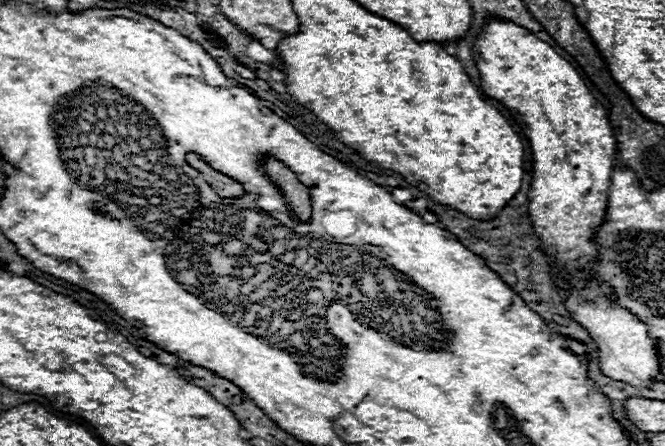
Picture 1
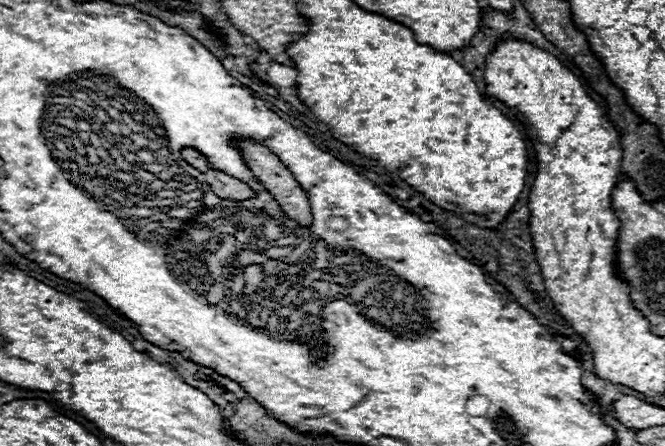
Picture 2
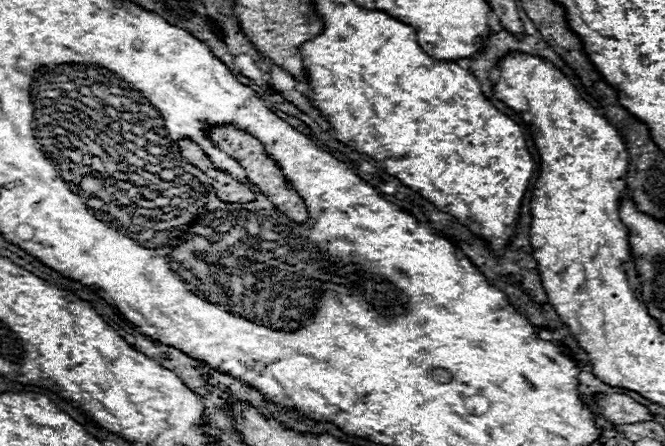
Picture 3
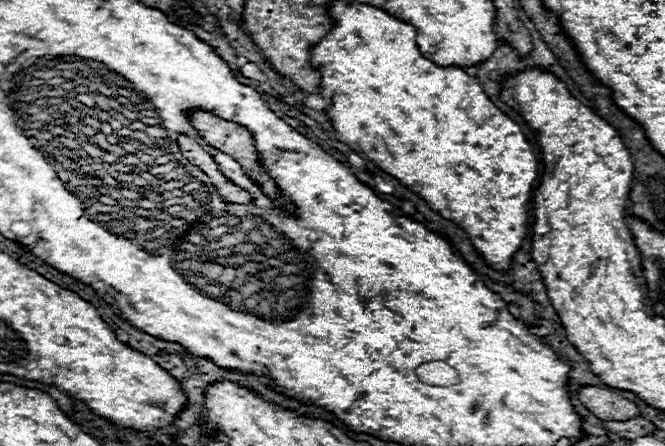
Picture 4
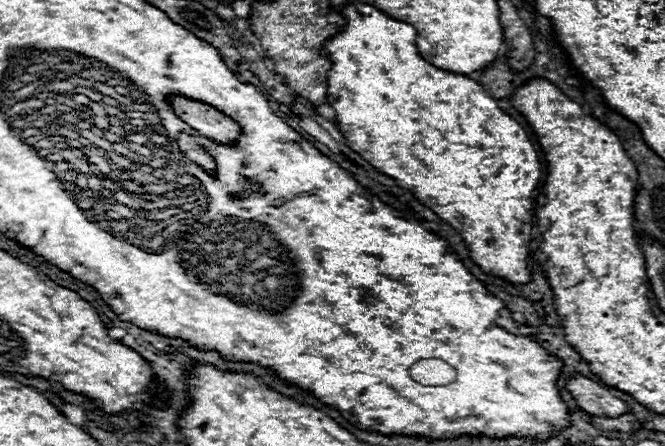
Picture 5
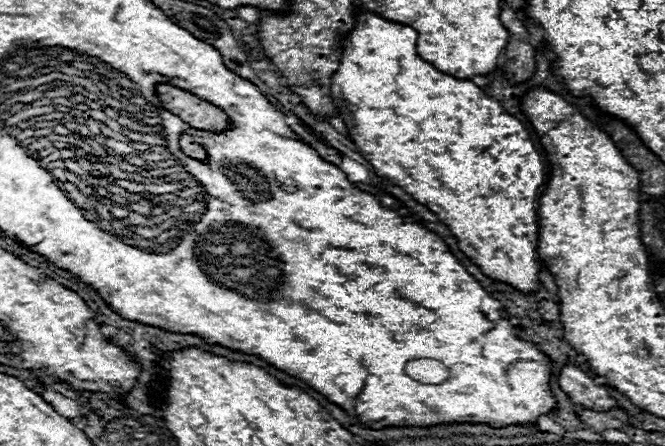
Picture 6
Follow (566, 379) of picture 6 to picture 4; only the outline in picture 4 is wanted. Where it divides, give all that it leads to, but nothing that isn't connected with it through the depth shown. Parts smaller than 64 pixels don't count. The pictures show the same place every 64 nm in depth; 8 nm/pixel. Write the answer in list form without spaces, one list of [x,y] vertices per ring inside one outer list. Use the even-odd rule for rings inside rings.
[[[584,386],[580,390],[580,402],[600,420],[622,422],[640,416],[640,410],[634,402],[598,386]]]

